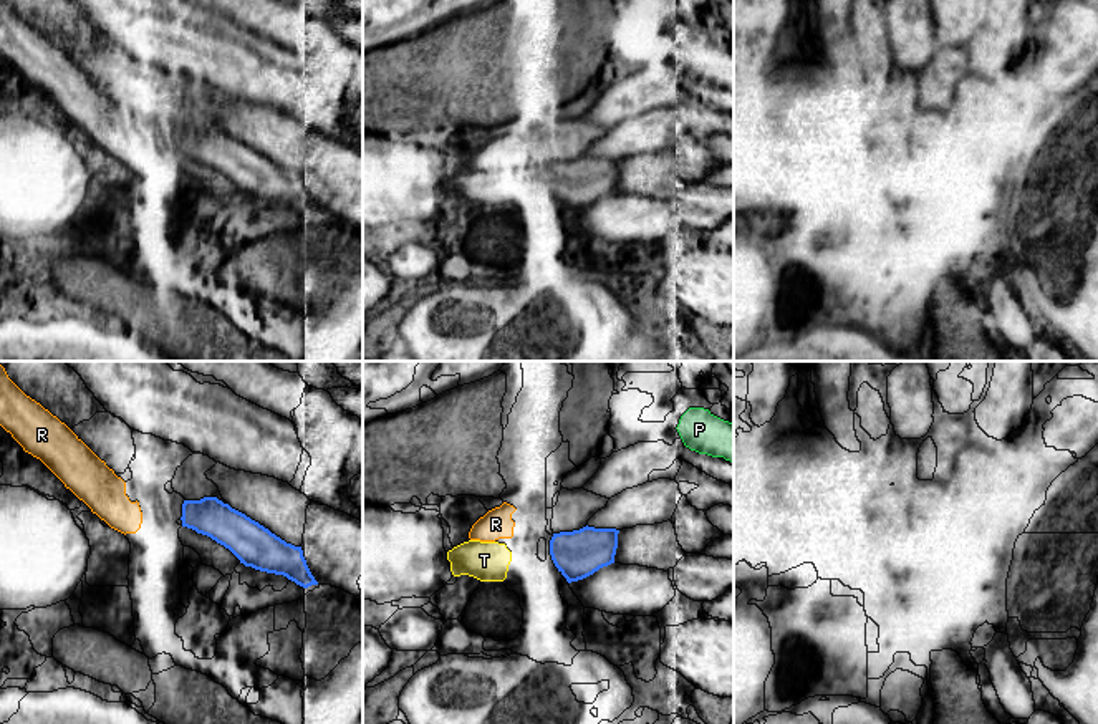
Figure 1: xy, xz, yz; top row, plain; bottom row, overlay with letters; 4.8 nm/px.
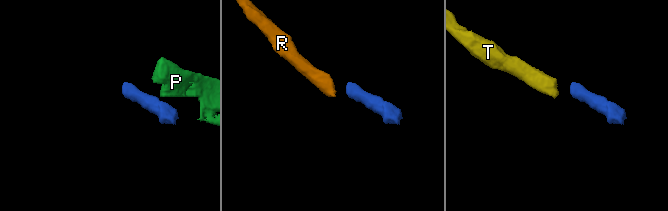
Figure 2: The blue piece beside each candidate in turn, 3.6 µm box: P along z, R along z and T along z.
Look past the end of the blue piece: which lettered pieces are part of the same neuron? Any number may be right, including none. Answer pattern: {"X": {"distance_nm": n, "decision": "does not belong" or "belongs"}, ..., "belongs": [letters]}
{"P": {"distance_nm": 500, "decision": "does not belong"}, "R": {"distance_nm": 190, "decision": "does not belong"}, "T": {"distance_nm": 190, "decision": "belongs"}, "belongs": ["T"]}

